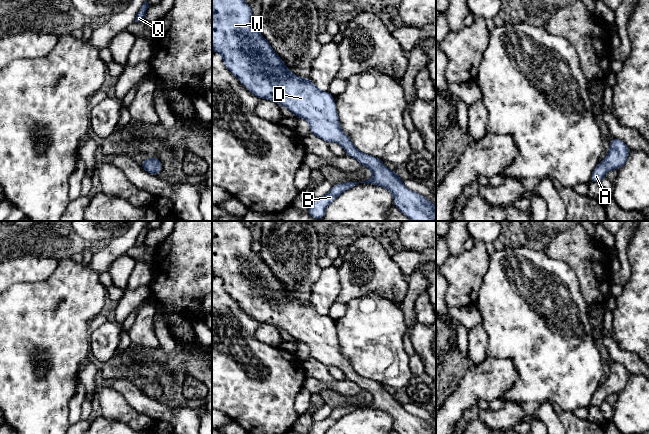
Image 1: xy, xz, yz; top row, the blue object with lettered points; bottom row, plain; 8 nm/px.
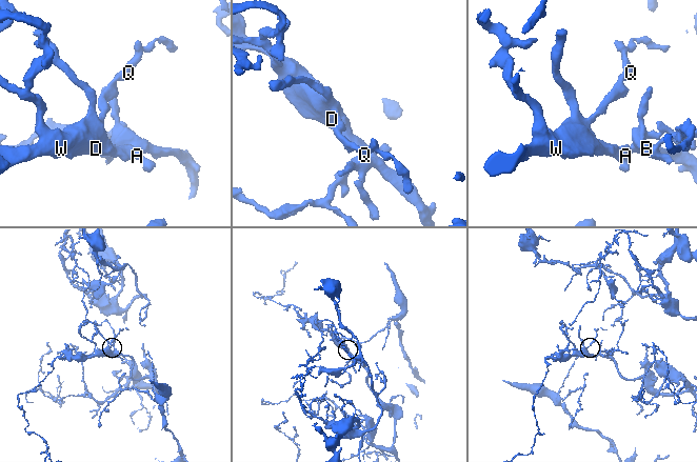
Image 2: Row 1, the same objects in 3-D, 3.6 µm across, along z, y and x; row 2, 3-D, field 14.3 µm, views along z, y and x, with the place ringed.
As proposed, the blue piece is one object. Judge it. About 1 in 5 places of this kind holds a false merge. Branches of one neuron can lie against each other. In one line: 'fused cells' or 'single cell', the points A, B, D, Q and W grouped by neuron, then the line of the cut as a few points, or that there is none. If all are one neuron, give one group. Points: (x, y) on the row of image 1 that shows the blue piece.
single cell | A B D Q W | no cut

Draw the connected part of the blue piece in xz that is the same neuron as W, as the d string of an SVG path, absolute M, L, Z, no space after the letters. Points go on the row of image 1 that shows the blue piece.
M212 0L212 50L222 56L225 67L255 96L270 99L288 108L295 116L309 123L311 134L327 143L338 143L347 155L373 172L367 181L336 184L325 196L314 198L308 210L309 215L322 220L330 203L346 190L364 183L387 188L393 194L394 205L412 221L436 221L436 206L428 198L409 190L402 183L398 173L384 166L382 160L367 155L354 146L351 139L341 130L334 97L328 91L319 90L312 80L294 75L261 35L259 29L251 26L253 18L251 6L244 0Z

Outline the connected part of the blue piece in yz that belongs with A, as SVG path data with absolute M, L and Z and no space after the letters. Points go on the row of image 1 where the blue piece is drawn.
M619 138L610 139L610 150L603 161L593 170L590 181L600 184L609 170L619 170L624 166L630 154L625 142Z

